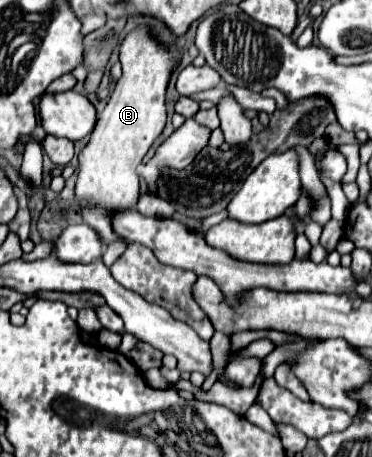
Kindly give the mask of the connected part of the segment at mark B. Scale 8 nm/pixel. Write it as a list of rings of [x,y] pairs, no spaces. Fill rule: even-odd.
[[[135,29],[125,37],[119,59],[123,77],[117,81],[107,107],[99,115],[89,143],[79,153],[79,177],[75,185],[75,199],[81,203],[83,221],[95,229],[105,245],[111,245],[113,241],[125,243],[113,229],[113,215],[121,209],[137,207],[141,197],[137,167],[165,127],[165,89],[171,71],[179,63],[177,51],[157,45],[145,29]]]

